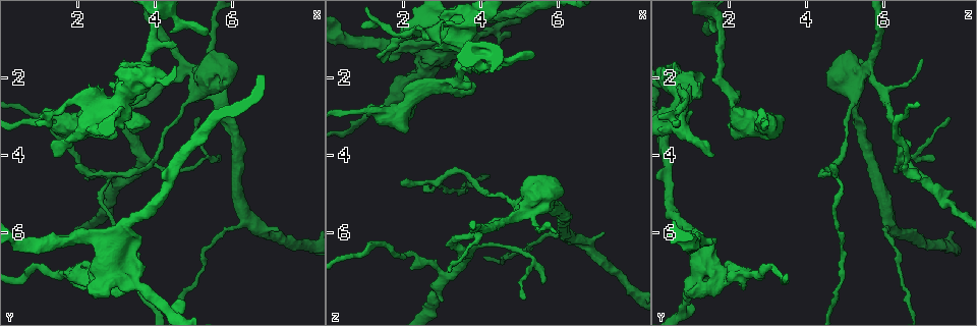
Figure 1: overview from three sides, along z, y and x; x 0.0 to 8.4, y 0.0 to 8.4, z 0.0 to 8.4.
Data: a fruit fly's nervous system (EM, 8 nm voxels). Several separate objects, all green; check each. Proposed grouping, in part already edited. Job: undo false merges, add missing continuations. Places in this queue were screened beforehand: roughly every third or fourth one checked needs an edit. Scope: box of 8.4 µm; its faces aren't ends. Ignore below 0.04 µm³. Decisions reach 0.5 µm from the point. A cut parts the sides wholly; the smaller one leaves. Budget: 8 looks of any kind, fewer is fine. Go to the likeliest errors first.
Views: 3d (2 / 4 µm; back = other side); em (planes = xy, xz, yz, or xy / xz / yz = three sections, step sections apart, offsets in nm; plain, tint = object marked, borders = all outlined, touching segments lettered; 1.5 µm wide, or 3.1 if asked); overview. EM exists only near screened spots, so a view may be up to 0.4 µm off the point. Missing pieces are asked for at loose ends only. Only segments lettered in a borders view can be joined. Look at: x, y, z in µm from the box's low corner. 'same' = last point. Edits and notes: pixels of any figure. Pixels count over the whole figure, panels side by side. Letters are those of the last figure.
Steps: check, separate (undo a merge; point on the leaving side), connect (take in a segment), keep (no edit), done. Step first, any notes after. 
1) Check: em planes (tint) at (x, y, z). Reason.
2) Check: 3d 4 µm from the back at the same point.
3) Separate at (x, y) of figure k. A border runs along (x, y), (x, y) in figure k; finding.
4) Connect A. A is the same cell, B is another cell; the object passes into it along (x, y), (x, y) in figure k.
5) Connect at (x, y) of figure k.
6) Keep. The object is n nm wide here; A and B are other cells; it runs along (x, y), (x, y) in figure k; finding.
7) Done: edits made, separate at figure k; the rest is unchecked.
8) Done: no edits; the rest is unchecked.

Check: em planes (plain) at (4.65, 1.85, 5.70).

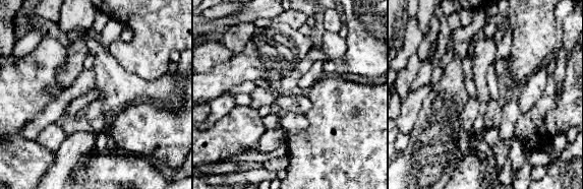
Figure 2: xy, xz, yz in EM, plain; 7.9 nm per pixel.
Check: em planes (borders) at the same point.

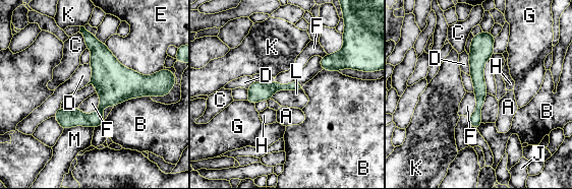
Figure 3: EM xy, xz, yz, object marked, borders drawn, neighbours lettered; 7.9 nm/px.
Keep. The longest contact is with E, 500 nm; A, B, C, D, E, F, G, H, J, K, L and M are other cells; it runs along (155, 83), (122, 85), (93, 118), (57, 116) in figure 3; all the same neuron.

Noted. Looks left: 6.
Check: 3d 4 µm at (2.80, 2.95, 2.20). Arms part here.

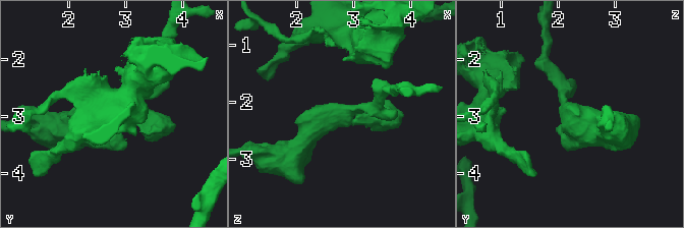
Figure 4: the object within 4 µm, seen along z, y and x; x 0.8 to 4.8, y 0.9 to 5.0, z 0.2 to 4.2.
Check: em xy step 8 (tint) at the same point.

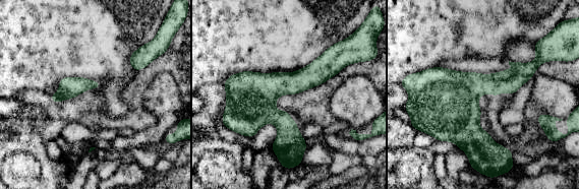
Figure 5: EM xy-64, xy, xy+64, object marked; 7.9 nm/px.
Check: em planes (borders) at the same point.

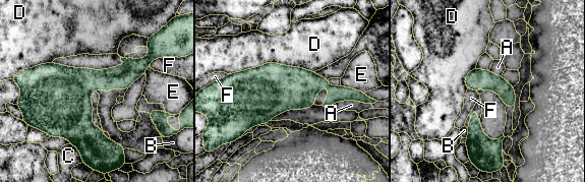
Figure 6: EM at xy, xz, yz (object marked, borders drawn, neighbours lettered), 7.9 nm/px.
Keep. The object is 160 nm wide here; A, B, C, D, E and F are other cells; it runs along (468, 77), (493, 82), (513, 103) in figure 6; all the same neuron.

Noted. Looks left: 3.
Check: em planes (tint) at (3.60, 7.45, 4.85). A narrow waist.

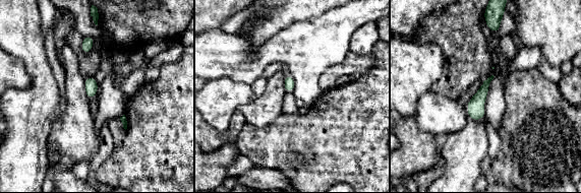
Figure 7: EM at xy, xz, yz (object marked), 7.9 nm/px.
Check: em planes (borders) at the same point.

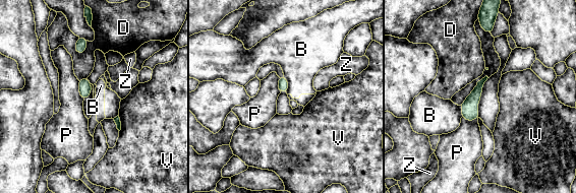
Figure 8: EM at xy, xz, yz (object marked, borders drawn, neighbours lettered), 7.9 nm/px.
Keep. The object is 90 nm wide here; the longest contact is with P, 170 nm; B, D, P, V and Z are other cells; continuous, no second neuron.

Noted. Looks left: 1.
Done: no edits; the rest is unchecked.

